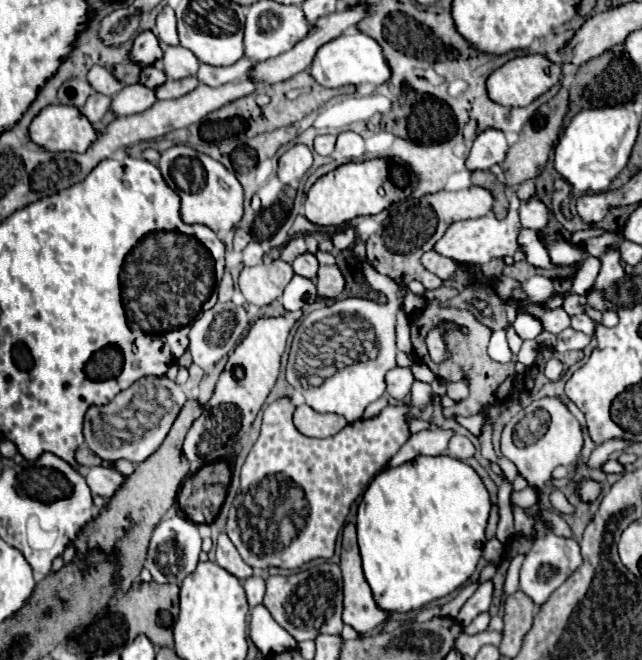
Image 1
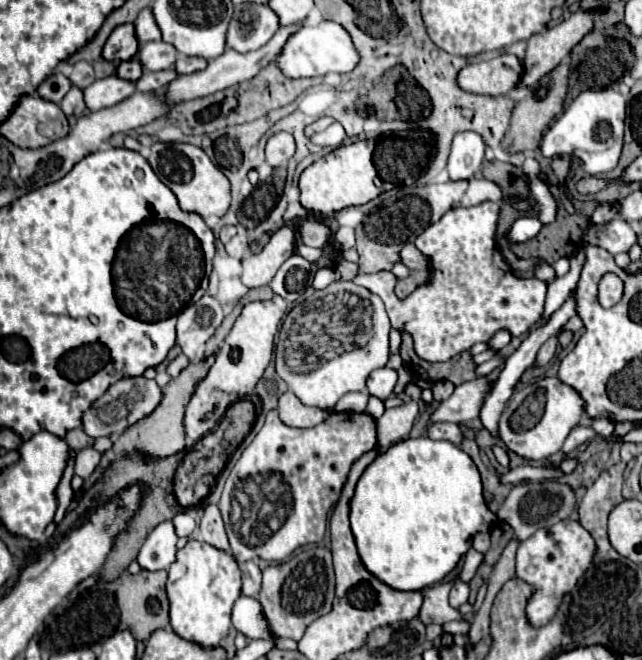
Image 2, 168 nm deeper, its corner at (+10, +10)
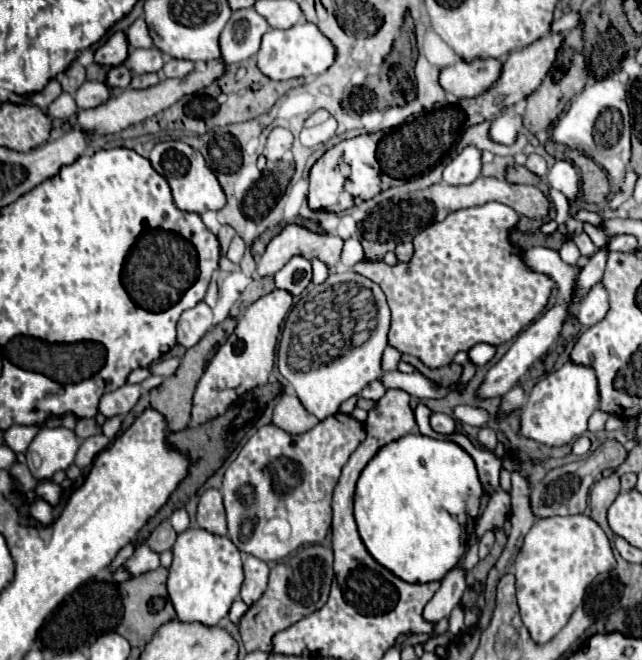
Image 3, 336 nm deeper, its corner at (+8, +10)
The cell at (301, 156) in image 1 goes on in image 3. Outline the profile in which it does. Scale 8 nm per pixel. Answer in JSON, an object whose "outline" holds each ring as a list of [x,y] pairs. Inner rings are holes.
{"outline":[[[274,128],[268,136],[268,142],[266,142],[266,148],[264,148],[264,156],[266,160],[280,160],[284,156],[284,152],[288,152],[292,148],[292,142],[294,142],[294,136],[290,130],[286,128]]]}

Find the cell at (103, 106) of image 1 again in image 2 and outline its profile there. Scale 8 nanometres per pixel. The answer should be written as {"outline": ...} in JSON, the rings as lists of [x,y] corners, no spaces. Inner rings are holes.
{"outline":[[[72,86],[68,90],[68,94],[62,98],[60,108],[62,108],[62,112],[66,114],[66,118],[70,122],[74,122],[78,116],[82,116],[86,112],[86,104],[84,104],[84,98],[82,98],[82,90],[78,90],[76,86]]]}

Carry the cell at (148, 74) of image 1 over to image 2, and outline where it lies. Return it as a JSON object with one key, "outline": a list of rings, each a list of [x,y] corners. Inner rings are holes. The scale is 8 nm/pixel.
{"outline":[[[136,58],[120,62],[118,68],[116,68],[116,76],[124,78],[124,80],[130,80],[130,82],[136,82],[142,76],[142,66],[140,66],[140,62]]]}

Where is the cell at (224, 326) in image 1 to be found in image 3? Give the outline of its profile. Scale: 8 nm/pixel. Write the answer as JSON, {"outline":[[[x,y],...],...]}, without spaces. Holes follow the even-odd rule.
{"outline":[[[198,302],[194,308],[182,312],[178,320],[178,344],[184,348],[196,346],[214,328],[212,308],[206,302]]]}

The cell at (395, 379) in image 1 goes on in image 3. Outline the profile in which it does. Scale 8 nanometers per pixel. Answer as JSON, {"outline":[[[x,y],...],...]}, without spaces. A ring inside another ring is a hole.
{"outline":[[[376,380],[376,382],[370,382],[364,390],[362,390],[362,398],[370,398],[370,400],[380,400],[382,396],[386,394],[386,386],[382,384],[382,380]]]}

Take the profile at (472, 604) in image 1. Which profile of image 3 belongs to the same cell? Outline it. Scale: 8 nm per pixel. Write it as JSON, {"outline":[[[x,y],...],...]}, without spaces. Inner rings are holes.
{"outline":[[[456,566],[454,570],[450,570],[446,574],[446,578],[442,580],[440,590],[434,594],[434,598],[426,604],[424,608],[424,618],[428,622],[438,622],[444,616],[450,616],[450,612],[460,604],[462,592],[466,588],[464,582],[464,572],[460,566]]]}

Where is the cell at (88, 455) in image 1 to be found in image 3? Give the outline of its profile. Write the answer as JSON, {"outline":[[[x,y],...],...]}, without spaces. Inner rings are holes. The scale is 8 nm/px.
{"outline":[[[80,418],[78,424],[76,424],[76,428],[74,428],[74,434],[76,434],[78,440],[86,440],[86,438],[96,436],[96,434],[100,434],[100,432],[102,432],[102,428],[98,426],[98,422],[96,422],[94,418],[90,418],[90,420]]]}

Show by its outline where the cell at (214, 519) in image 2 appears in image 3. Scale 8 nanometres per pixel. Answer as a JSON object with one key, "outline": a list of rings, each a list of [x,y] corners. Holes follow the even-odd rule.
{"outline":[[[206,490],[202,494],[196,520],[198,520],[200,528],[204,528],[210,534],[216,534],[216,536],[228,534],[224,506],[222,506],[222,494],[218,490]]]}

